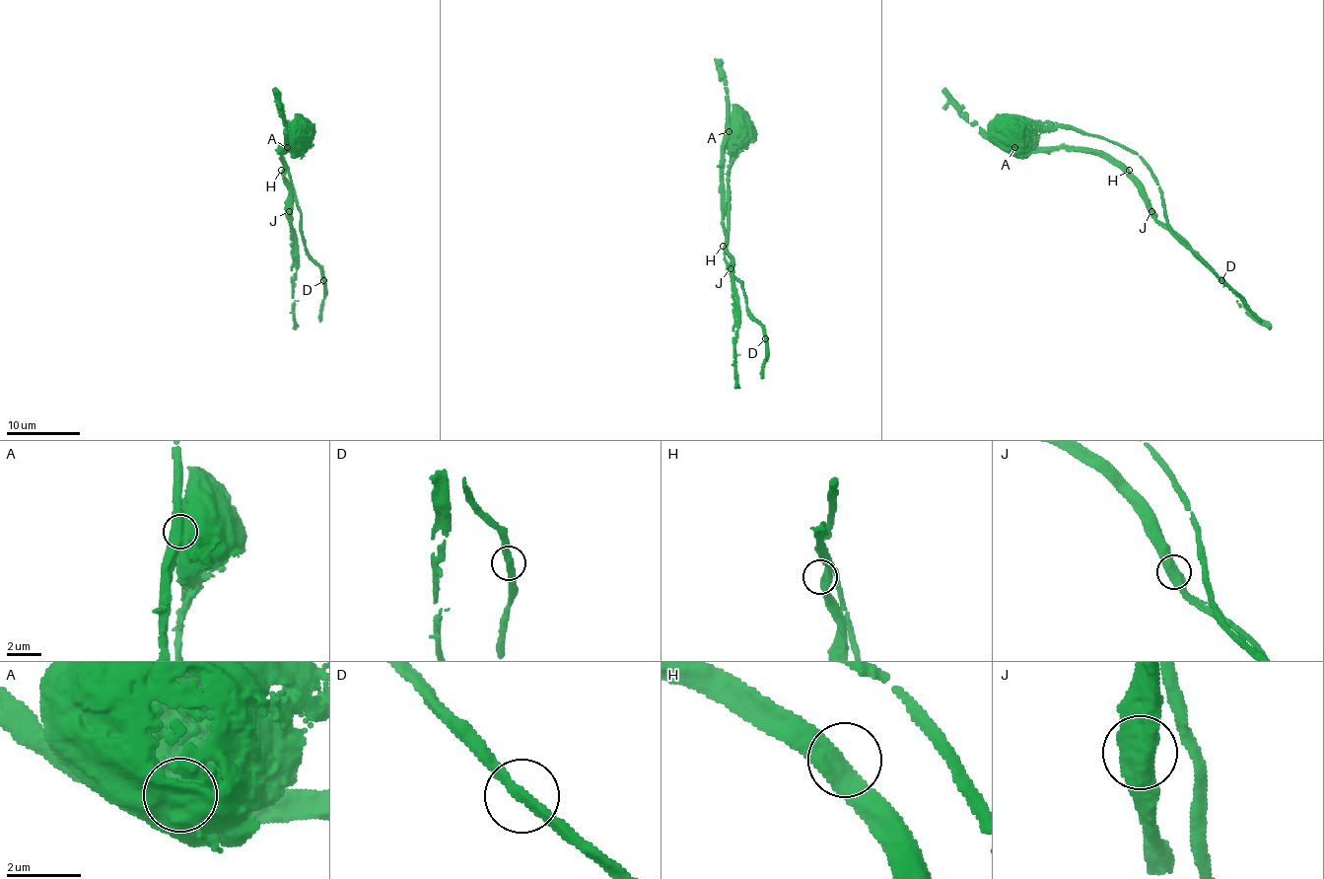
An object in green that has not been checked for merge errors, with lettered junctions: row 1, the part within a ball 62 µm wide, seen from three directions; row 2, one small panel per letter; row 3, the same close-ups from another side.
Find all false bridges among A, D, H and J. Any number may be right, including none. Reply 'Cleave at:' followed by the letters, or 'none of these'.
Cleave at: A

